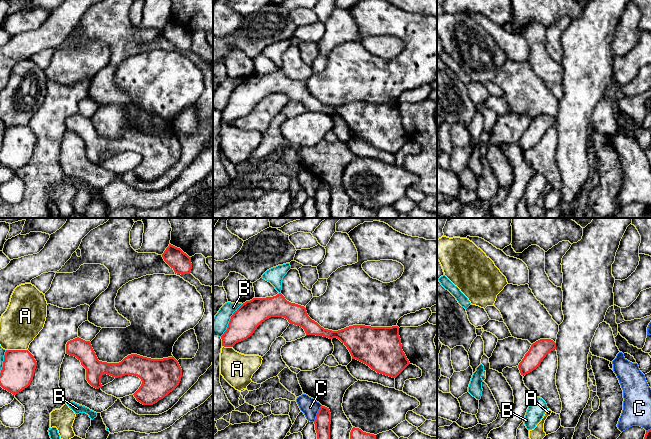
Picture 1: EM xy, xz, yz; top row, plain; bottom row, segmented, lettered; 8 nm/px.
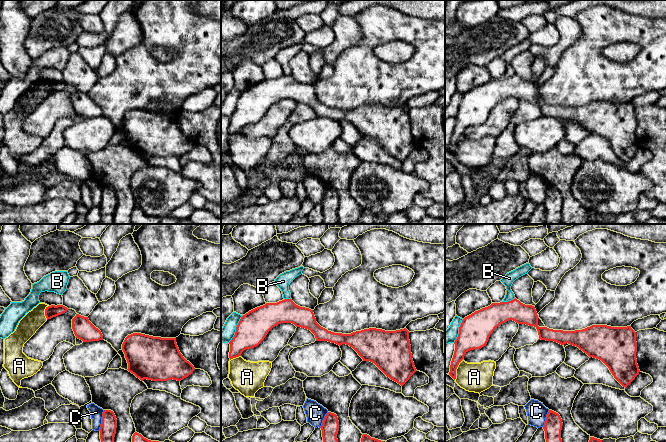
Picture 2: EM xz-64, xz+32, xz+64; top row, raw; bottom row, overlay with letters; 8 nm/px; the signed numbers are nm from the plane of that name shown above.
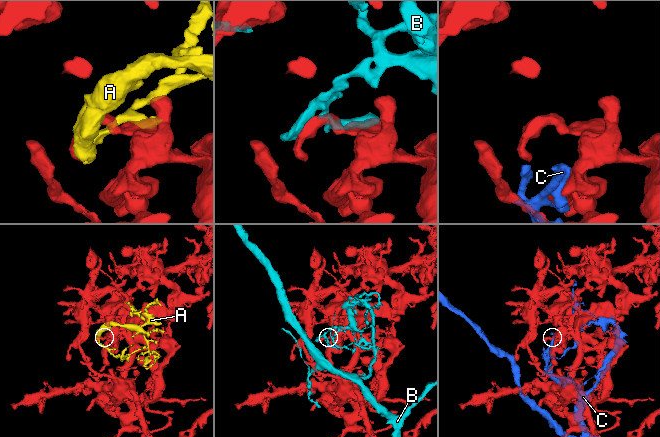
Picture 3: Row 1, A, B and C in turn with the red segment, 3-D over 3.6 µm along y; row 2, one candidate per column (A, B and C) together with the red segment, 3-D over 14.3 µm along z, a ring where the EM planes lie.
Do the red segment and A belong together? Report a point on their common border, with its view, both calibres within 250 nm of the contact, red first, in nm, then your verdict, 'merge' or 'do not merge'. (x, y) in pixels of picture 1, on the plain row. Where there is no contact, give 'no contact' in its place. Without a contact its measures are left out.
contact xy (17, 126); calibres 260 and 320 nm; merge

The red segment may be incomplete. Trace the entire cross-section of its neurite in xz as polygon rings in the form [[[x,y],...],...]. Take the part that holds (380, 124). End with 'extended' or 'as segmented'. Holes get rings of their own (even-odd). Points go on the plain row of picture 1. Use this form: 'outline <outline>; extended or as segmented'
outline [[[279,69],[273,73],[253,74],[243,79],[233,89],[227,106],[221,112],[220,150],[238,167],[247,165],[247,162],[252,158],[251,154],[253,150],[259,145],[263,135],[259,131],[241,130],[235,127],[233,122],[250,113],[262,98],[271,93],[283,93],[287,95],[290,100],[302,103],[306,111],[339,115],[349,126],[352,135],[366,140],[377,149],[396,154],[410,140],[402,126],[398,102],[371,103],[353,101],[338,107],[324,105],[308,92],[304,82],[287,77],[285,73]]]; extended

